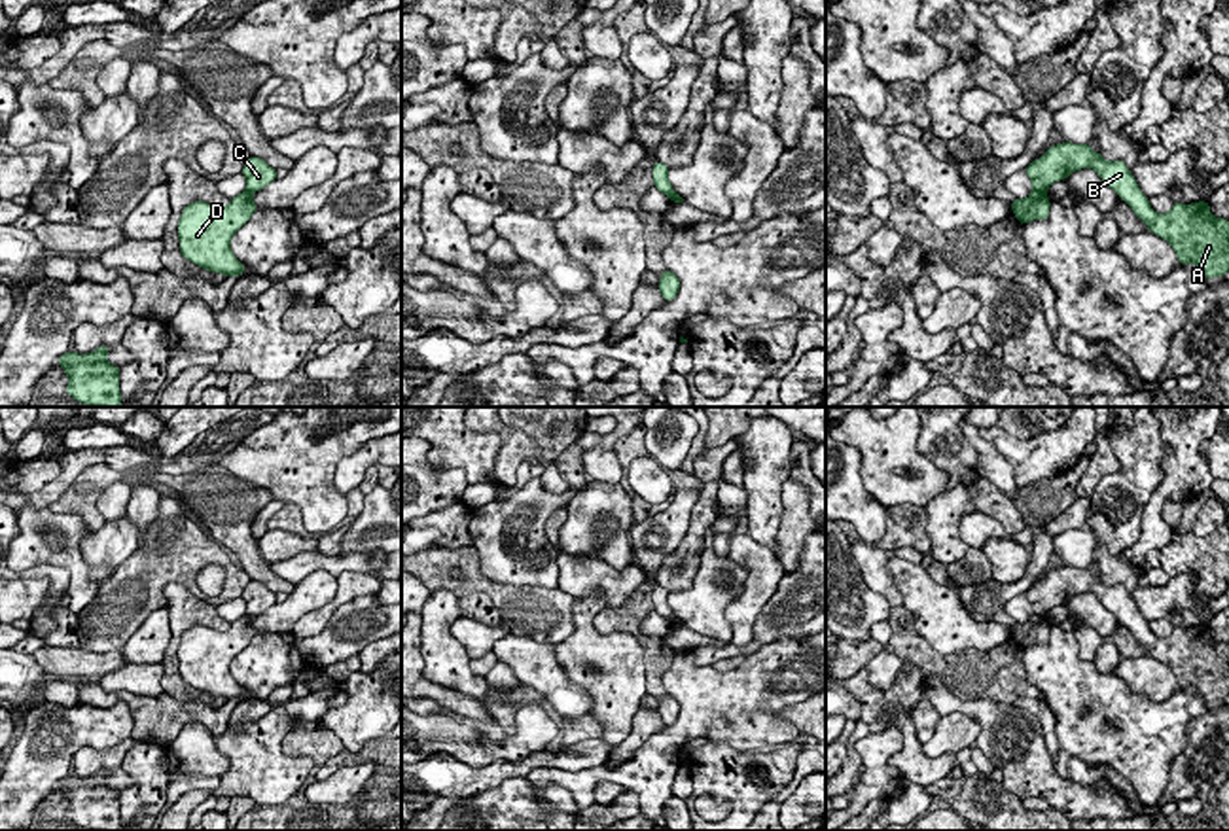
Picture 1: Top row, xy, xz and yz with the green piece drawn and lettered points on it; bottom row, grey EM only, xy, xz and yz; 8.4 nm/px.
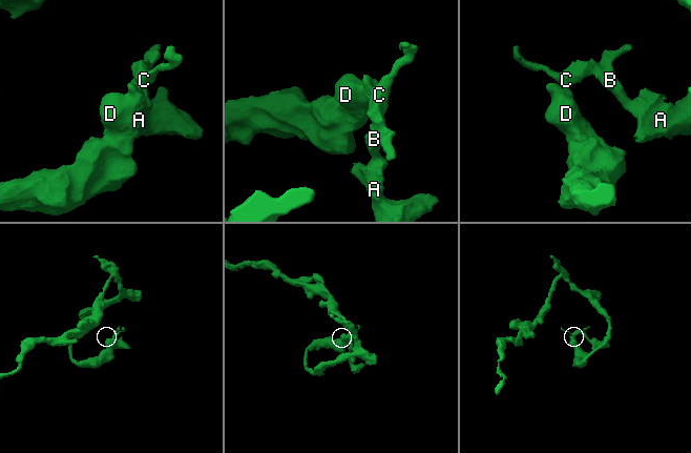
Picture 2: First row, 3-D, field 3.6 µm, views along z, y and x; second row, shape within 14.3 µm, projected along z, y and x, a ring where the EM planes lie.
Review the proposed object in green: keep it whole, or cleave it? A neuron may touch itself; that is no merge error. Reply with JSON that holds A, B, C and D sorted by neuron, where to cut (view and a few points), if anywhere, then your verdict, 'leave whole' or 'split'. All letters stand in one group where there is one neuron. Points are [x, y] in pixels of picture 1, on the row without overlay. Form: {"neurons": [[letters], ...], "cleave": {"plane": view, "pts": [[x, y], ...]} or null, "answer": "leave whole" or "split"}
{"neurons": [["A", "B", "C"], ["D"]], "cleave": {"plane": "yz", "pts": [[1034, 612], [1044, 618]]}, "answer": "split"}

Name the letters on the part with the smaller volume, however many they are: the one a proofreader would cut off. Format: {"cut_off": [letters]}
{"cut_off": ["A", "B", "C"]}

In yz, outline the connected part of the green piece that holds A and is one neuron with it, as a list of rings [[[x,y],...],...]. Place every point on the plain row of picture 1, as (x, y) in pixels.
[[[1060,566],[1049,570],[1045,579],[1034,583],[1024,596],[1034,613],[1045,617],[1051,608],[1087,591],[1096,594],[1102,606],[1132,632],[1151,657],[1170,666],[1178,687],[1195,687],[1206,704],[1225,700],[1229,695],[1229,645],[1225,642],[1216,644],[1208,625],[1174,627],[1170,636],[1157,638],[1125,585],[1108,587],[1089,568]]]

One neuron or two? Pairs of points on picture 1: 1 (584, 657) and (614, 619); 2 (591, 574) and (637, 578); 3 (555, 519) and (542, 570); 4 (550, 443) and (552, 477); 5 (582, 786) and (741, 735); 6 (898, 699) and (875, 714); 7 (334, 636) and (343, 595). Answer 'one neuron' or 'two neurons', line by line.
1: two neurons
2: one neuron
3: two neurons
4: two neurons
5: one neuron
6: one neuron
7: two neurons

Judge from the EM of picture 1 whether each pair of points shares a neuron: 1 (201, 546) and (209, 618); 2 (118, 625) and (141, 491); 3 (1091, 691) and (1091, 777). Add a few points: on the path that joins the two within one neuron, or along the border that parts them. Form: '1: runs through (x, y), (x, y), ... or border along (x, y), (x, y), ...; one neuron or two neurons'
1: border along (165, 583), (178, 582), (207, 602); two neurons
2: border along (161, 496), (158, 517), (139, 548); two neurons
3: border along (1070, 754), (1091, 765), (1104, 765); two neurons

